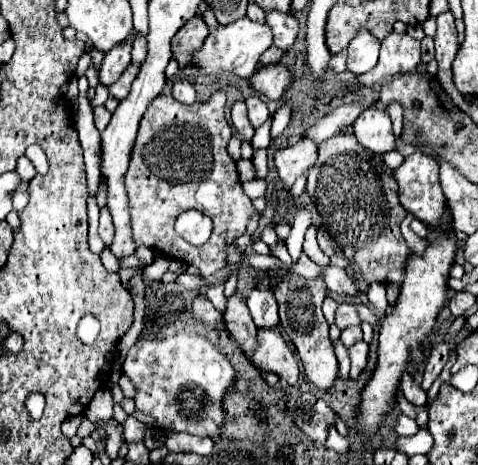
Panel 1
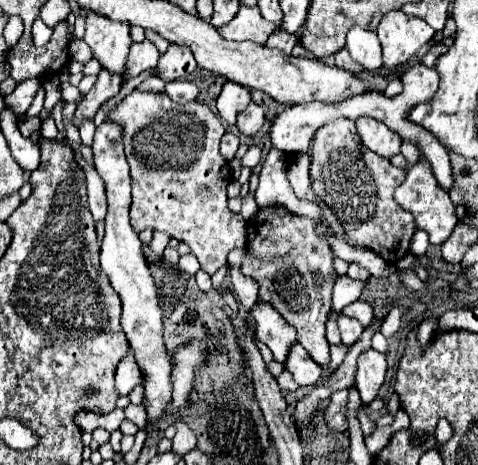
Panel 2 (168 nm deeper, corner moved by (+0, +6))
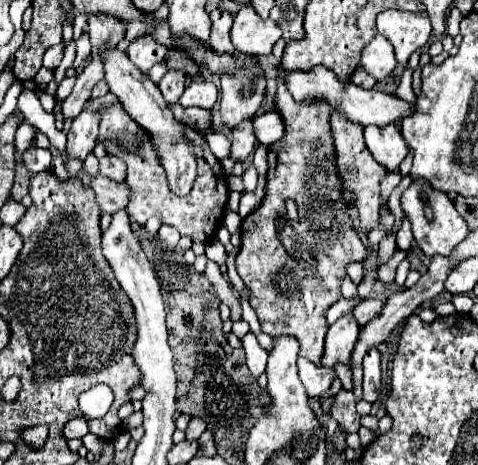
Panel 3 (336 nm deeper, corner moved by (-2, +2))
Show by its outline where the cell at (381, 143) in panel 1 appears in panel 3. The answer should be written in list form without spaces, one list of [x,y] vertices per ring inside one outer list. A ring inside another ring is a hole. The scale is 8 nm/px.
[[[366,126],[364,136],[370,154],[380,166],[386,168],[386,172],[394,172],[408,154],[408,144],[396,126]]]

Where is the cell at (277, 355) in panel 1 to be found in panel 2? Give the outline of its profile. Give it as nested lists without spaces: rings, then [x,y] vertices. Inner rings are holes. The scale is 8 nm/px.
[[[300,344],[292,346],[292,352],[288,354],[284,366],[300,386],[314,386],[322,374],[322,368],[308,356],[308,352]]]

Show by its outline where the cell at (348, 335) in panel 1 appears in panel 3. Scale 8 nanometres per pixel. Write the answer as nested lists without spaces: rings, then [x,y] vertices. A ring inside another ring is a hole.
[[[352,312],[344,314],[340,320],[336,320],[328,334],[326,334],[326,346],[324,346],[324,356],[322,356],[322,366],[334,368],[336,364],[350,366],[350,356],[354,350],[354,344],[358,340],[360,328],[358,322],[354,320]]]

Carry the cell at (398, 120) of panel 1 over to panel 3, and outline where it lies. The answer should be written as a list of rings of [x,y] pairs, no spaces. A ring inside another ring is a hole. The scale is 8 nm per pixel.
[[[406,64],[406,70],[402,74],[402,80],[400,80],[400,86],[396,90],[396,96],[414,104],[414,96],[412,96],[412,68]]]

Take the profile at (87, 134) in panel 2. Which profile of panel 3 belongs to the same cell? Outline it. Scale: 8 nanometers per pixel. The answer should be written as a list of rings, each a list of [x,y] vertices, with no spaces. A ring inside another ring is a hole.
[[[88,154],[88,158],[84,160],[82,172],[78,172],[78,180],[82,180],[82,184],[86,188],[90,188],[90,176],[92,174],[98,174],[98,158],[94,154]]]

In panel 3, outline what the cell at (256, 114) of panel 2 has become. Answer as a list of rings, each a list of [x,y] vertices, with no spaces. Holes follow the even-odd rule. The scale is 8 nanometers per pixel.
[[[244,120],[232,134],[232,150],[230,150],[230,158],[234,162],[244,162],[256,146],[256,138],[252,132],[252,120]]]

